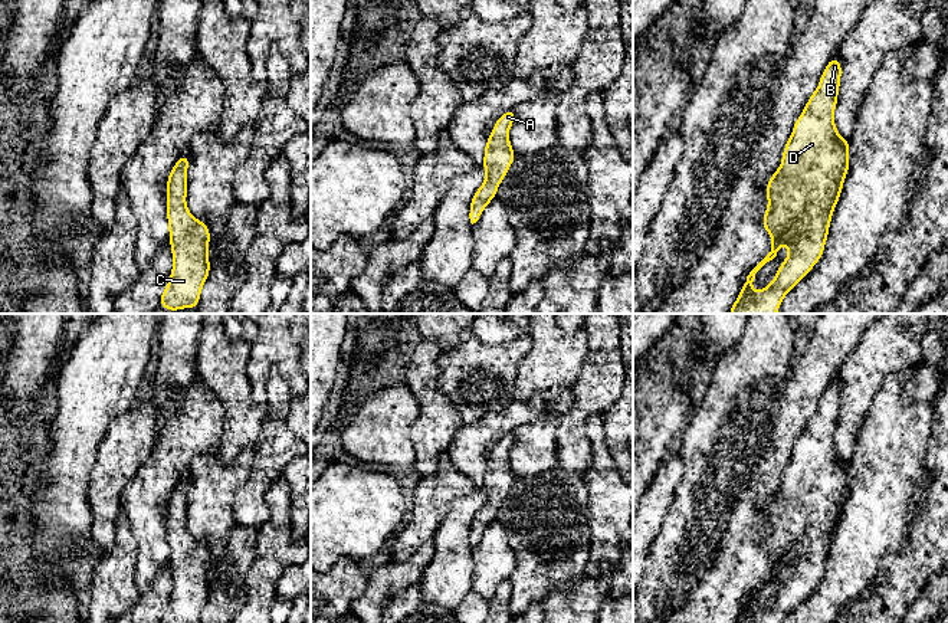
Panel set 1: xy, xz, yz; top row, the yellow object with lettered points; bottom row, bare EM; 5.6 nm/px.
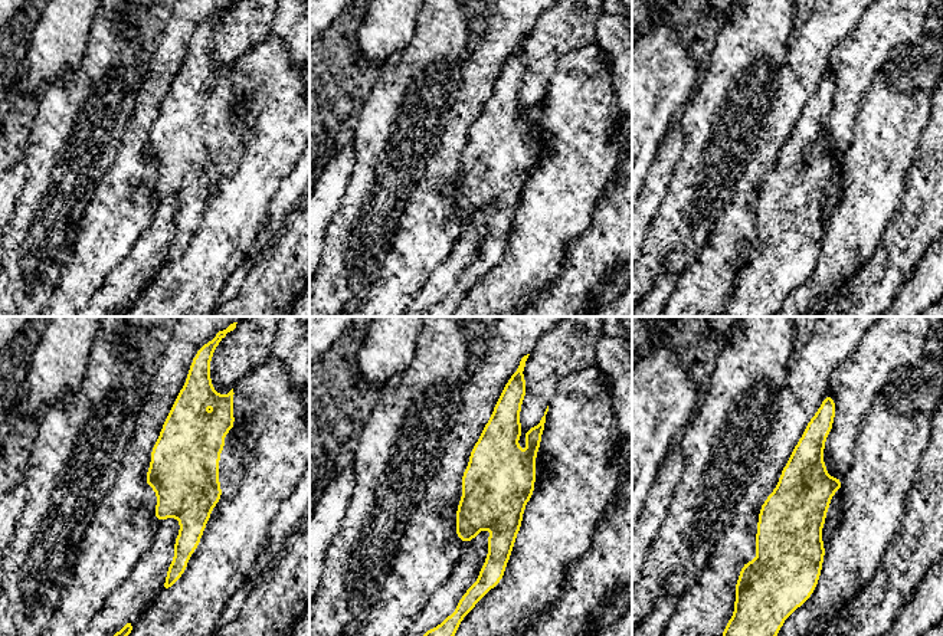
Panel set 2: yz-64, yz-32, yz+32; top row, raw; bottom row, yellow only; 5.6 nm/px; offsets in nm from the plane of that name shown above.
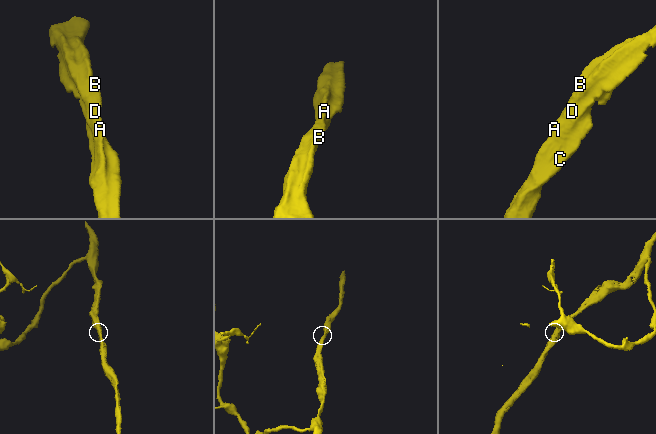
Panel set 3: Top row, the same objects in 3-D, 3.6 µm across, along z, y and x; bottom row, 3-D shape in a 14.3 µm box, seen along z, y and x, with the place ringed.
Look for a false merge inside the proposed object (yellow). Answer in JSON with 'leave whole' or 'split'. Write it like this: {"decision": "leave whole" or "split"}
{"decision": "leave whole"}

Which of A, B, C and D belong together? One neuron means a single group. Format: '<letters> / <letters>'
A B C D

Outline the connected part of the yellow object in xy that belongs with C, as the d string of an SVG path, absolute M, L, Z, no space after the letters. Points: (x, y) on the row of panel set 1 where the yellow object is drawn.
M188 154L181 155L167 178L167 219L173 270L161 294L167 311L196 309L201 288L210 273L209 226L197 220L186 204Z

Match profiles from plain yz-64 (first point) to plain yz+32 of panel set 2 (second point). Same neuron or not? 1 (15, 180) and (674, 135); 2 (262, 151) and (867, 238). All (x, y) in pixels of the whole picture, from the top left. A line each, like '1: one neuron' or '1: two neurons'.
1: one neuron
2: one neuron

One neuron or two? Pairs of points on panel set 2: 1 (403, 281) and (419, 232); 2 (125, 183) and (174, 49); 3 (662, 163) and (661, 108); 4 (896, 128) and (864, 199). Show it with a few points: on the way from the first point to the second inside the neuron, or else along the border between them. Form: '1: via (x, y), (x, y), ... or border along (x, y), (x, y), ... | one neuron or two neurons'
1: via (413, 269), (419, 261), (419, 243) | one neuron
2: via (131, 150), (156, 82) | one neuron
3: border along (670, 127), (648, 169) | two neurons
4: via (886, 146), (877, 163), (876, 182) | one neuron

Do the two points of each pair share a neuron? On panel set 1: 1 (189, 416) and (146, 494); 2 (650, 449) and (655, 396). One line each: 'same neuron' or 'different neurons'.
1: same neuron
2: same neuron

